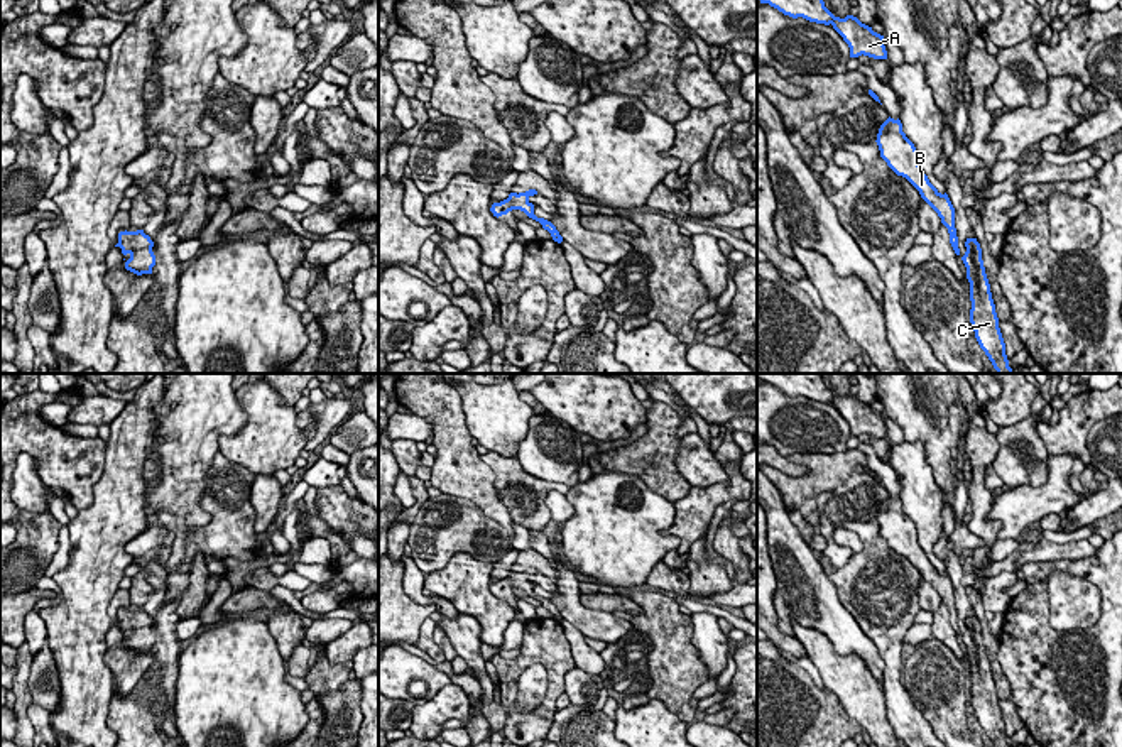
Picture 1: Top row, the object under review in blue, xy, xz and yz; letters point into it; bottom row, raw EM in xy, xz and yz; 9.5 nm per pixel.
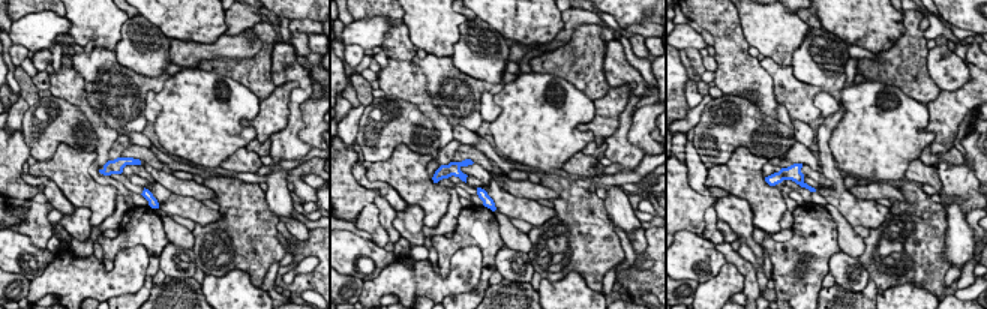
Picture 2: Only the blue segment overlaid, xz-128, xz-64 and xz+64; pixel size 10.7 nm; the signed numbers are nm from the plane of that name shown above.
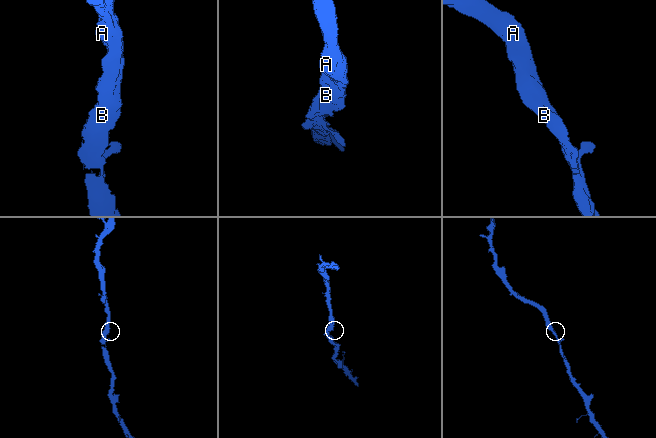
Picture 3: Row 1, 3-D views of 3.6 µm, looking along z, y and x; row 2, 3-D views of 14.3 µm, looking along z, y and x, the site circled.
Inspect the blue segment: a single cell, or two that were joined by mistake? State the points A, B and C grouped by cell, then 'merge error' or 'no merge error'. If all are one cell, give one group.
A B C | no merge error

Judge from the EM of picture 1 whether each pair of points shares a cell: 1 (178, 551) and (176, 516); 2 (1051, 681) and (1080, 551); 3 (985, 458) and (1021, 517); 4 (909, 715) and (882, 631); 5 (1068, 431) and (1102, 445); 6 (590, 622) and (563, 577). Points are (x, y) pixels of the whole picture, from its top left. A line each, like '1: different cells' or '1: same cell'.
1: same cell
2: different cells
3: different cells
4: same cell
5: different cells
6: same cell

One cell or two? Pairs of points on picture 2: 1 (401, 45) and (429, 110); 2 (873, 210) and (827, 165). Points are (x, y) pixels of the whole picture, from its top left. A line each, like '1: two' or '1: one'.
1: one
2: one

